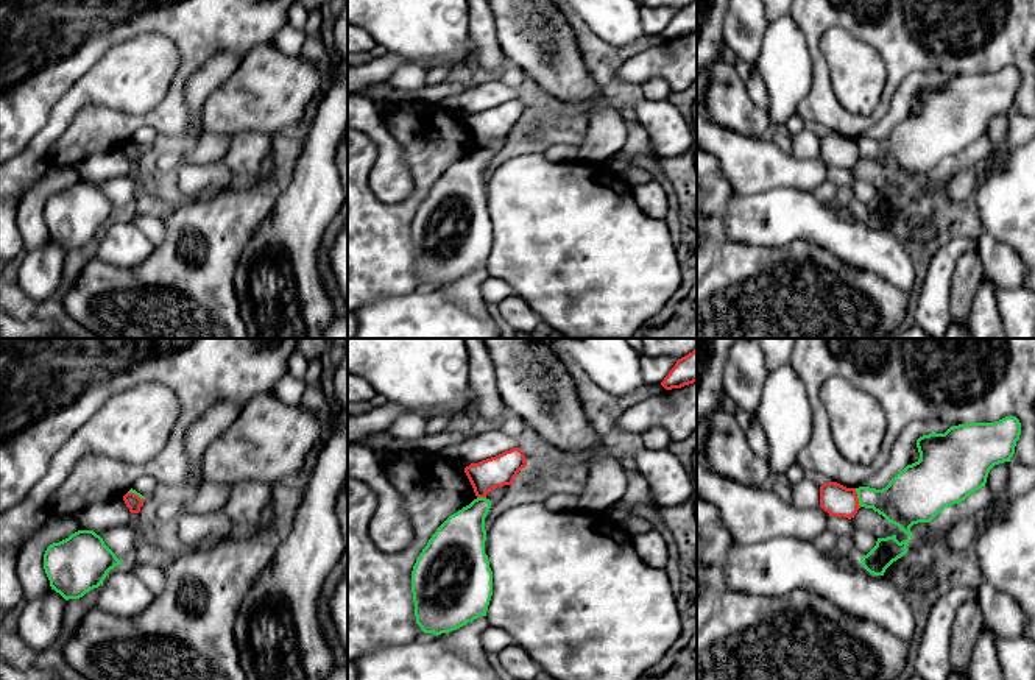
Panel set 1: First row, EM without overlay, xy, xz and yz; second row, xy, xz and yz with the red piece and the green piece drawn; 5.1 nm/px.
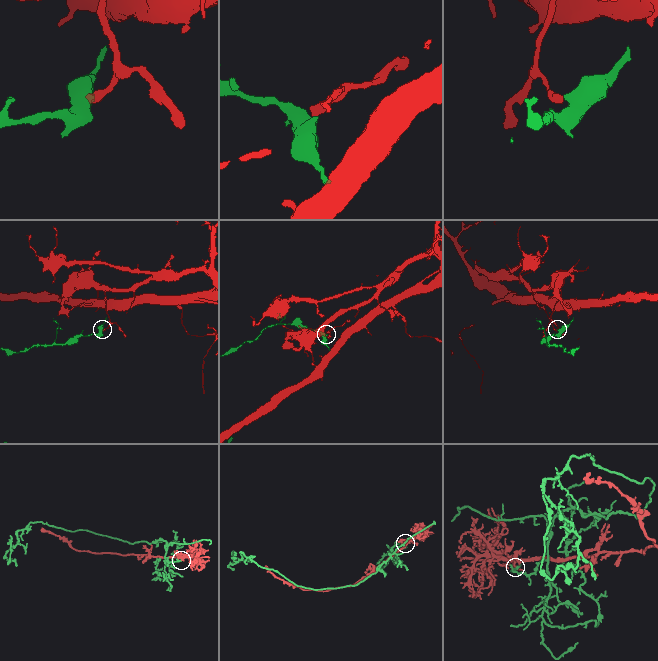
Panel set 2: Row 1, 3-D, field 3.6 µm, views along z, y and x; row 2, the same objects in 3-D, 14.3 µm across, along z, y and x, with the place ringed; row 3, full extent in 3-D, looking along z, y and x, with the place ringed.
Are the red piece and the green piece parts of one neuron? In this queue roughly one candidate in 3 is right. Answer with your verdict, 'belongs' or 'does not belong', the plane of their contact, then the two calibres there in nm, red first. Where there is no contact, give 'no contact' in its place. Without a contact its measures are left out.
does not belong | yz | 160/240 nm

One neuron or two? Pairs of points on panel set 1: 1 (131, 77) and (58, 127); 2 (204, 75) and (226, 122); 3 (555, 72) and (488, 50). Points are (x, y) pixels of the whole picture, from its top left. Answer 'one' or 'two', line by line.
1: one
2: two
3: two

